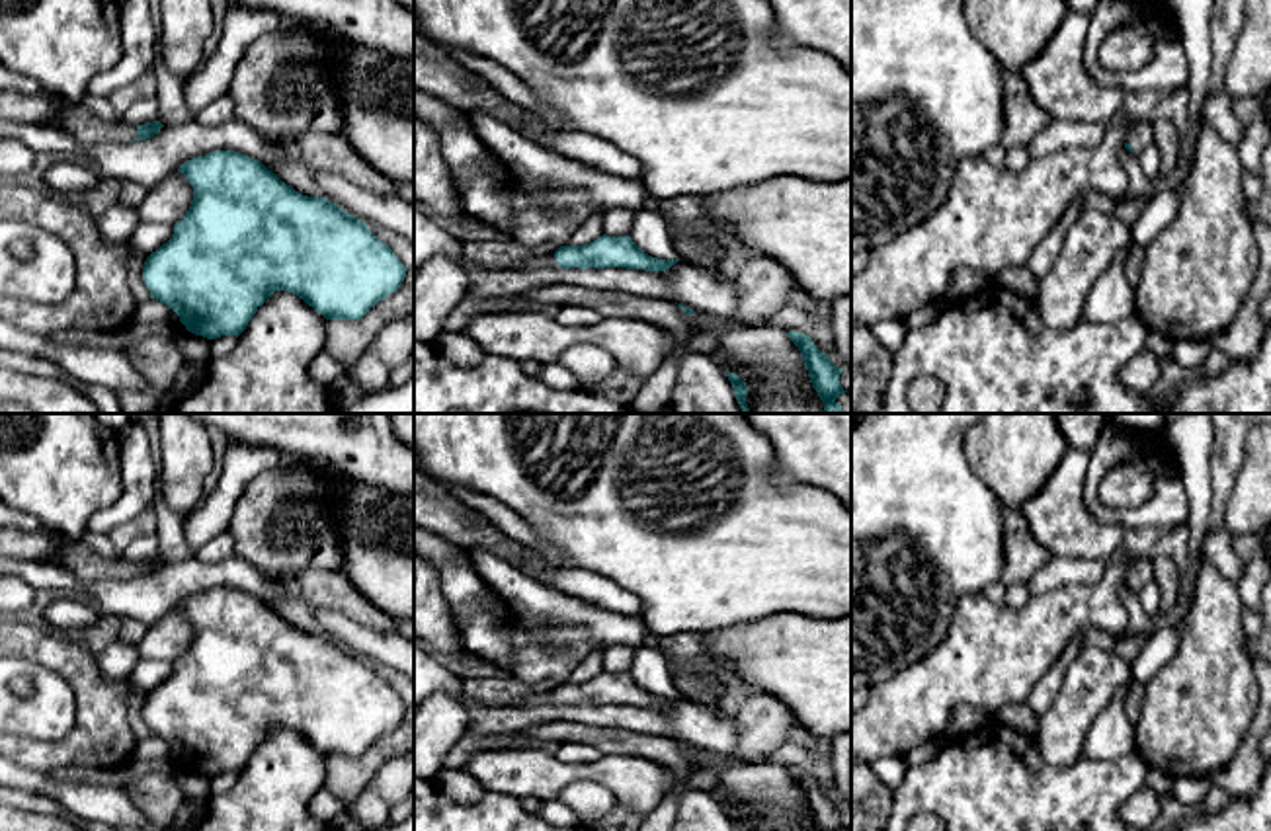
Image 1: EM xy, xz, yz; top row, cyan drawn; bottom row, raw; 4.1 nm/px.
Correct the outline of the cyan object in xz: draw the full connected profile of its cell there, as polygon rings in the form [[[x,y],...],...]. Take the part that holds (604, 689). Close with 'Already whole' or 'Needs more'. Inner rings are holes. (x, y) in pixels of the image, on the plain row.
[[[599,673],[586,683],[560,683],[553,692],[539,694],[525,700],[523,708],[535,706],[588,706],[588,704],[627,704],[627,706],[646,706],[646,708],[666,708],[679,696],[658,696],[644,691],[631,673]]]. Needs more

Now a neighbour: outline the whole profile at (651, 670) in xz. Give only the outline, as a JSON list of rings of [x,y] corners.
[[[635,648],[631,677],[648,692],[658,696],[679,696],[670,671],[670,661],[660,648]]]

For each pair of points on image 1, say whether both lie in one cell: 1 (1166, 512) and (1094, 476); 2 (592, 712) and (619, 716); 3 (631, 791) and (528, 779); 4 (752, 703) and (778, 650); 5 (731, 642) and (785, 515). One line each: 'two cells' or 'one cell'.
1: one cell
2: one cell
3: one cell
4: two cells
5: two cells

